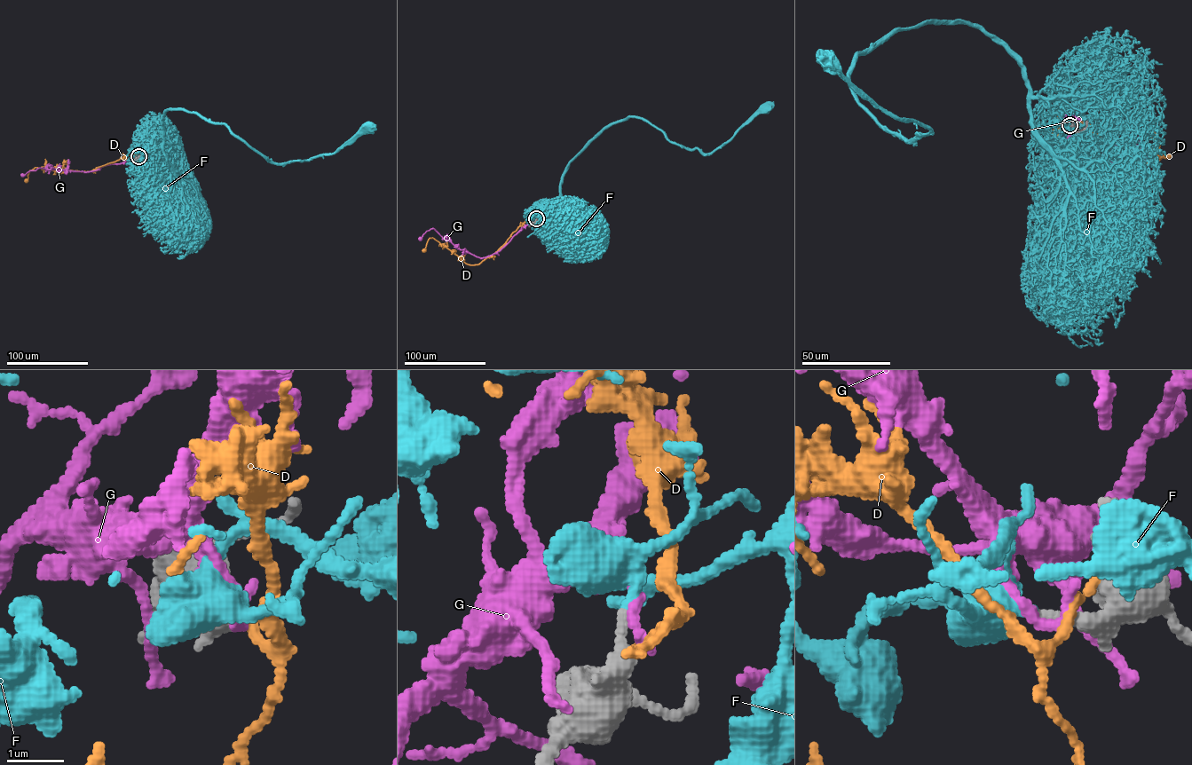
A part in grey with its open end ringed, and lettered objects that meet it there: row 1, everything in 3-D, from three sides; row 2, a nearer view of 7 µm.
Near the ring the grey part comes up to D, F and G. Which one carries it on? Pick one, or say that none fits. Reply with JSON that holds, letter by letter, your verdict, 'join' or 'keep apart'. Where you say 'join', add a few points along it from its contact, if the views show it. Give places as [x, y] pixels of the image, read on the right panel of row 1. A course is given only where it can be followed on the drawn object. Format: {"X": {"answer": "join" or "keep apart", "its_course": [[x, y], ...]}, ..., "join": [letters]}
{"D": {"answer": "keep apart"}, "F": {"answer": "join", "its_course": [[1069, 126], [966, 23], [898, 28], [848, 73], [910, 140], [929, 130], [827, 61]]}, "G": {"answer": "keep apart"}, "join": ["F"]}

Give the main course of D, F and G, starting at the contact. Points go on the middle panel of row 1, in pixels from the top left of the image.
D: (536, 219), (537, 213), (533, 212), (493, 254), (477, 264), (465, 264), (432, 238), (429, 240), (423, 250)
F: (536, 218), (569, 208), (566, 165), (612, 124), (642, 117), (710, 153), (765, 106)
G: (536, 218), (523, 227), (500, 250), (481, 258), (460, 249), (433, 228), (420, 238)

